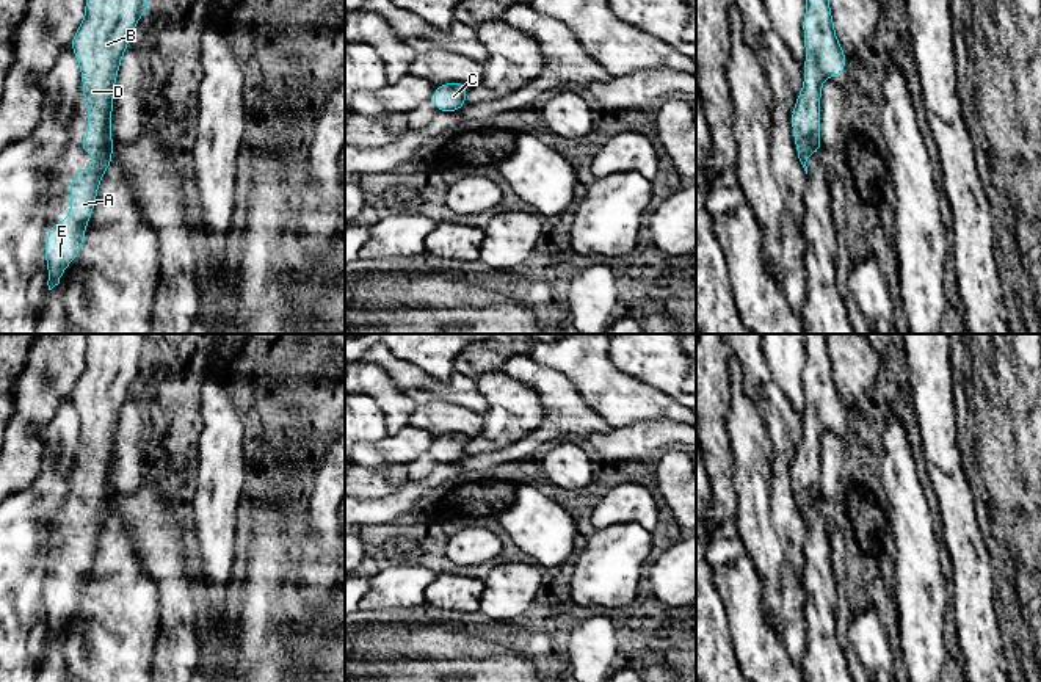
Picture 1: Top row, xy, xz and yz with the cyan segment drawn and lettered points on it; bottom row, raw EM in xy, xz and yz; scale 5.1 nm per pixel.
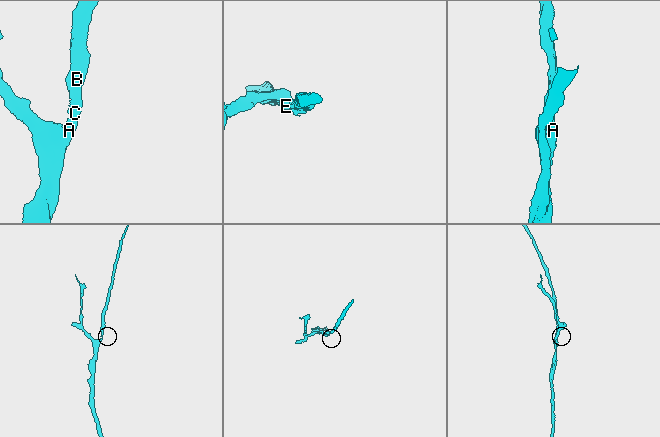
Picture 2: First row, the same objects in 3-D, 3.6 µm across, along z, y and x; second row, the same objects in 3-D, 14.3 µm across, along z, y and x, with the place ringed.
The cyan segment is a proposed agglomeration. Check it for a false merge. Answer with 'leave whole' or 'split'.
leave whole

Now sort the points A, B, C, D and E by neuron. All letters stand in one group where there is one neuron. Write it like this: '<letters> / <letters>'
A B C D E

